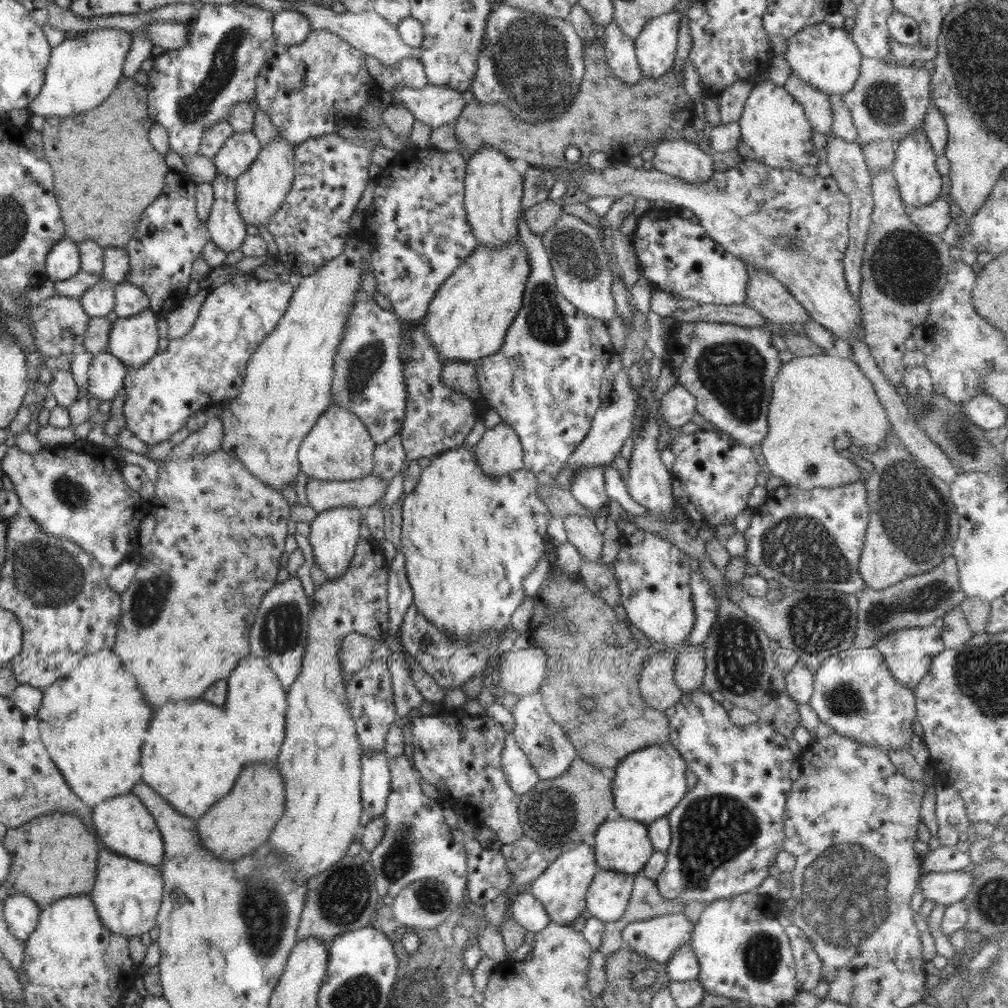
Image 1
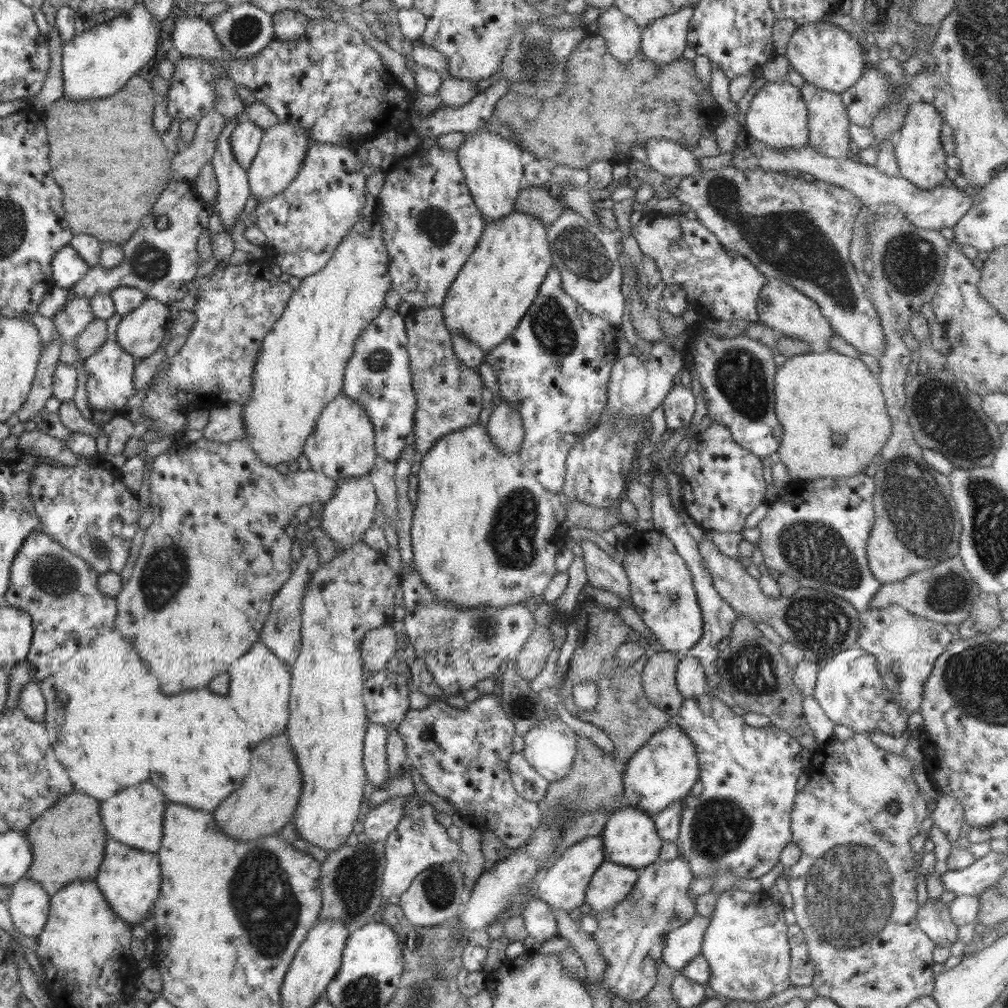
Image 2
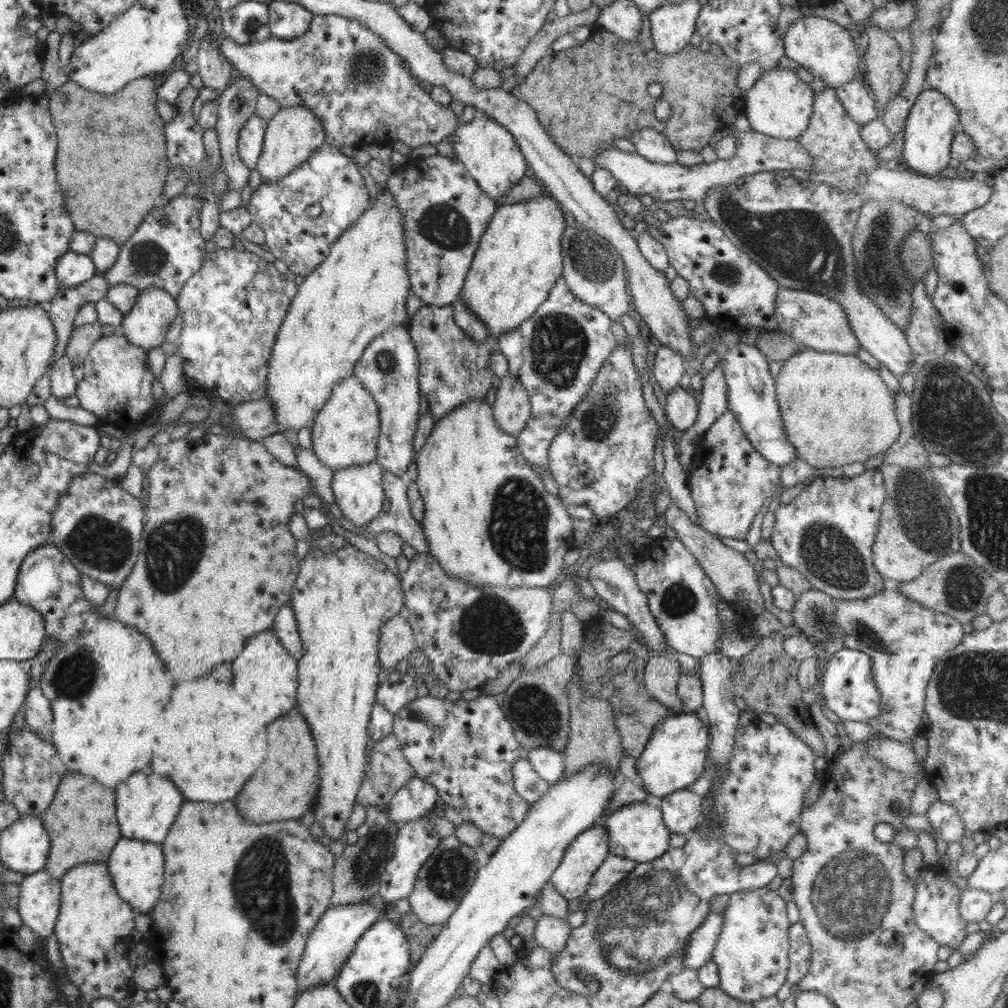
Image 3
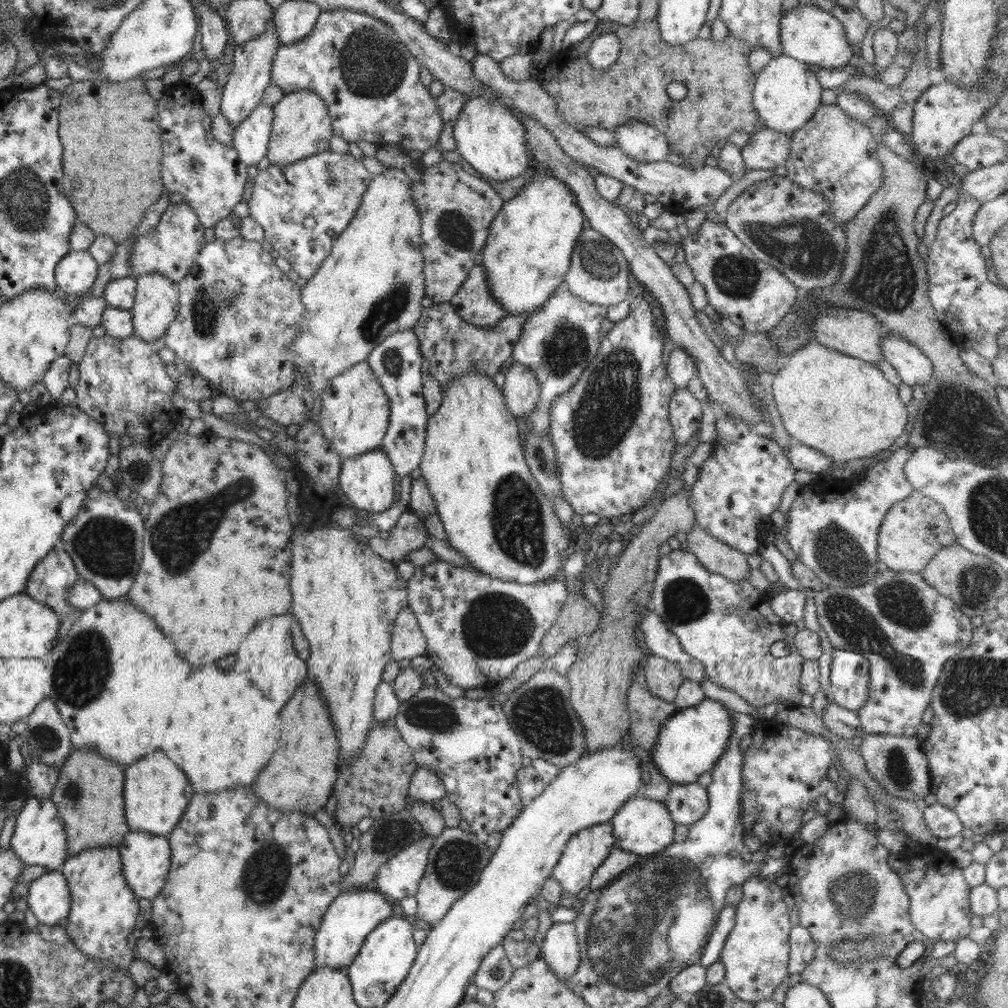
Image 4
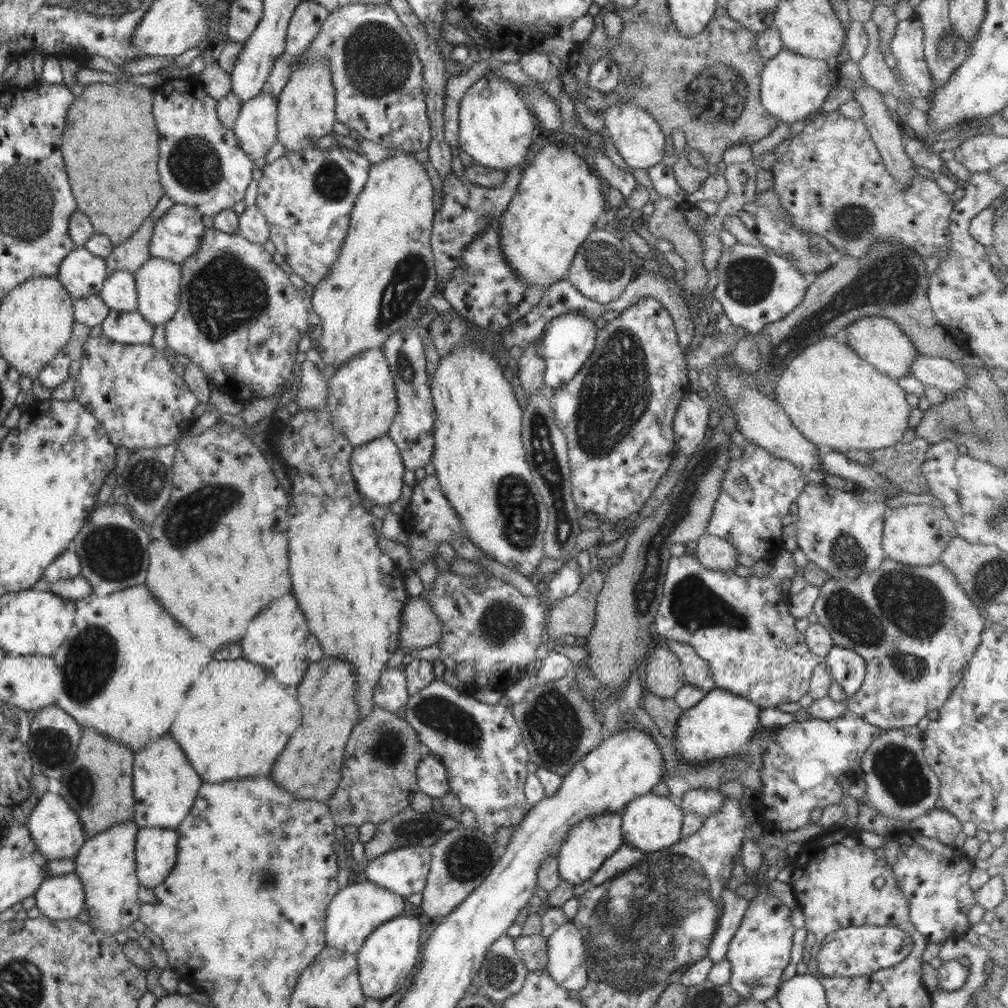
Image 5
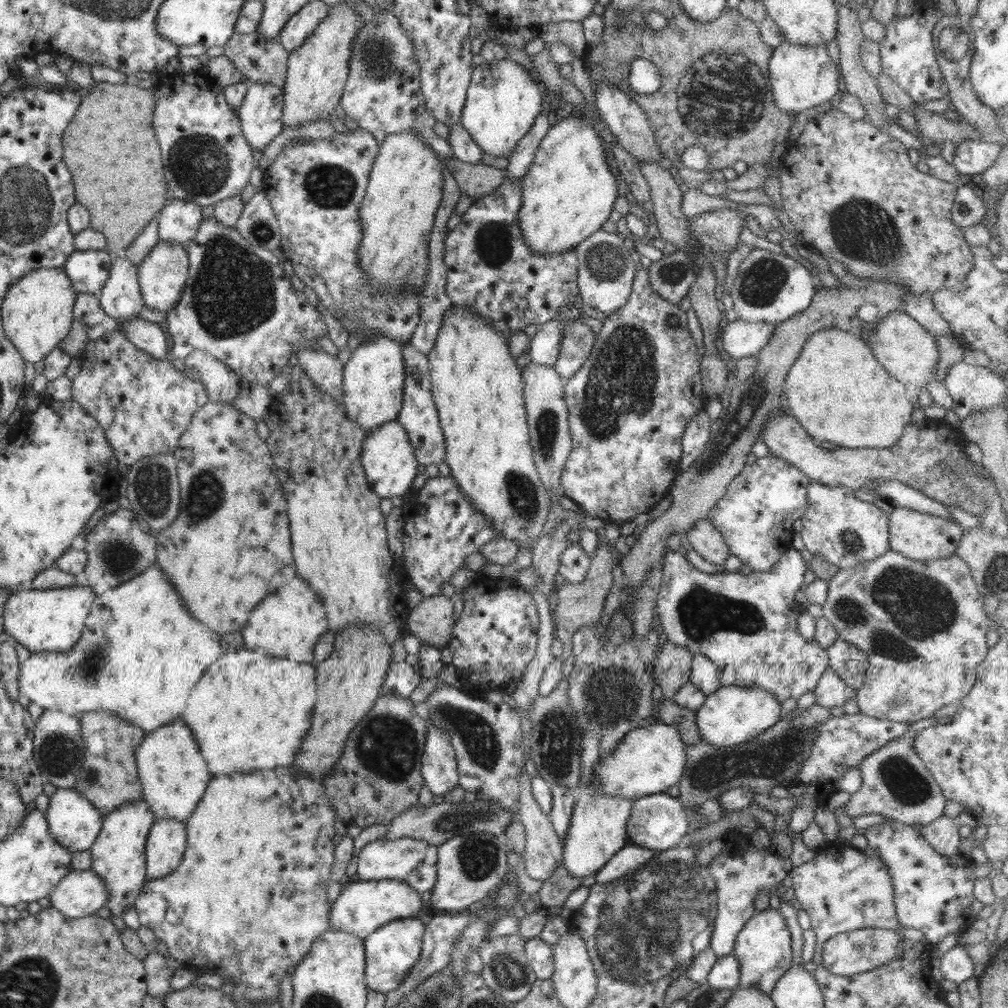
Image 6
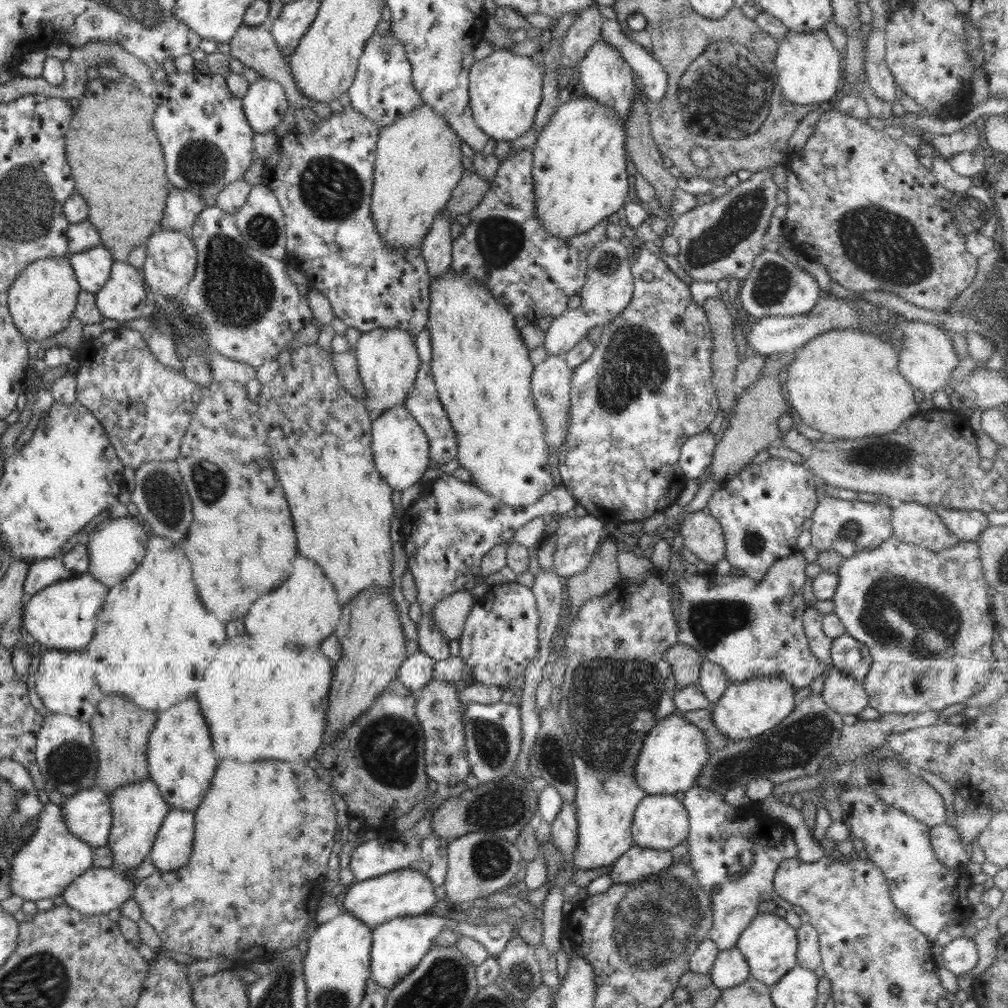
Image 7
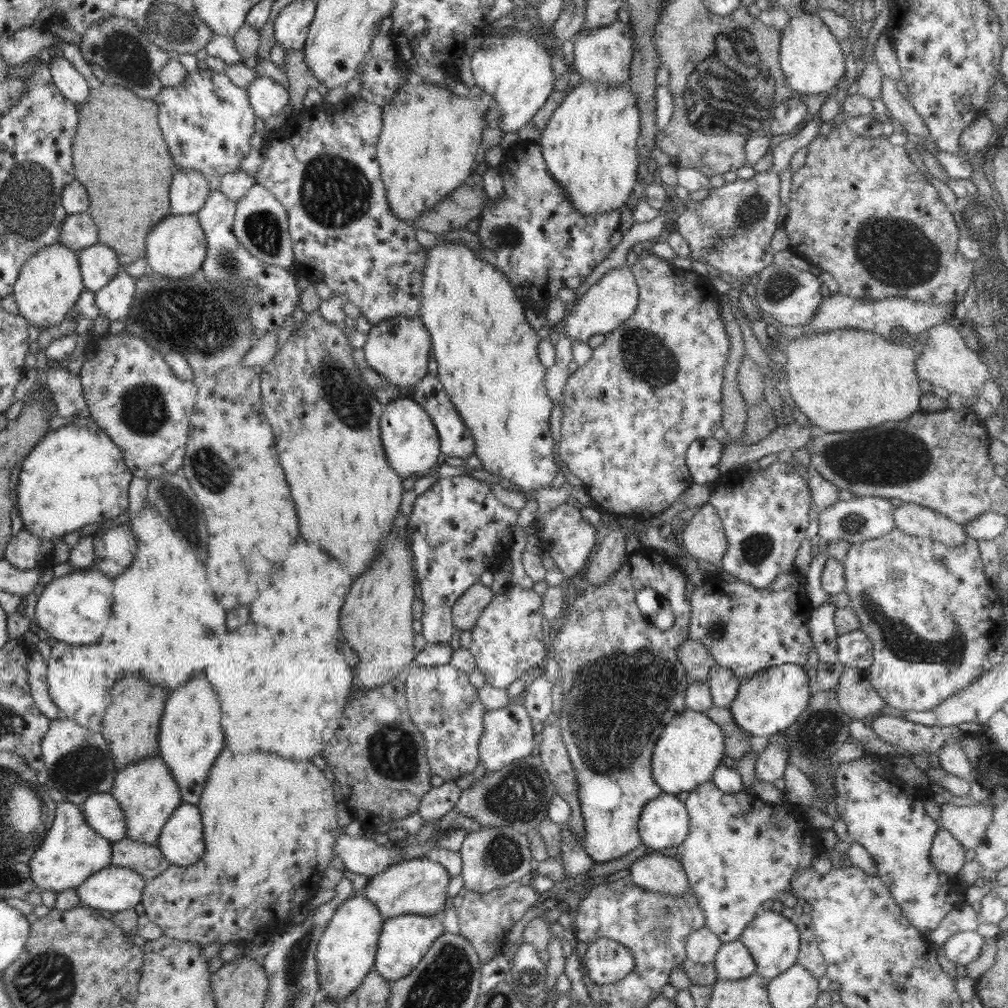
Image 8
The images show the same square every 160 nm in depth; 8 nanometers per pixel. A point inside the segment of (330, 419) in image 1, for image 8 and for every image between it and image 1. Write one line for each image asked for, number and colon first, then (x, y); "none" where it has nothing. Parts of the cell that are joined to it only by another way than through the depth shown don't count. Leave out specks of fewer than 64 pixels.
2: (342, 444)
3: (345, 433)
4: (354, 417)
5: (362, 403)
6: (373, 386)
7: (388, 360)
8: (399, 348)

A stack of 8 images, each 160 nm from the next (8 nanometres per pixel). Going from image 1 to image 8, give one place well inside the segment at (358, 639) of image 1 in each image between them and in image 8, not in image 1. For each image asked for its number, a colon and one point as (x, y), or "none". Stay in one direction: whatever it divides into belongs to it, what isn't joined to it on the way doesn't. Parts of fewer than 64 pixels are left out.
2: (379, 645)
3: (397, 641)
4: (408, 642)
5: (421, 628)
6: (431, 621)
7: (450, 615)
8: (465, 614)

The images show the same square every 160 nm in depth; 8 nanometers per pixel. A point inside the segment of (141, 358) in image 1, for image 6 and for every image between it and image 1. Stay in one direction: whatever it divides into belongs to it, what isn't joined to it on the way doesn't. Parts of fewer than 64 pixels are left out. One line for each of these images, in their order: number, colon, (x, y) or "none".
2: (140, 332)
3: (145, 325)
4: (155, 306)
5: (158, 282)
6: (162, 275)

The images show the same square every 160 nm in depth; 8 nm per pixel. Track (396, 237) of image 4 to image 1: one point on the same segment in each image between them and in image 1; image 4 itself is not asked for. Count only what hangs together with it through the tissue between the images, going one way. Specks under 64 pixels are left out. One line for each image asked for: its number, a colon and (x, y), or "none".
1: (288, 384)
2: (300, 368)
3: (359, 290)

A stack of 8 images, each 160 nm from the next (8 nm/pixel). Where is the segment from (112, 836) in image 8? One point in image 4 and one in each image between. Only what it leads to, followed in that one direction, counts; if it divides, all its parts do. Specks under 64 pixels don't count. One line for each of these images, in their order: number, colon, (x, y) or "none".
4: (39, 839)
5: (58, 832)
6: (74, 822)
7: (87, 814)

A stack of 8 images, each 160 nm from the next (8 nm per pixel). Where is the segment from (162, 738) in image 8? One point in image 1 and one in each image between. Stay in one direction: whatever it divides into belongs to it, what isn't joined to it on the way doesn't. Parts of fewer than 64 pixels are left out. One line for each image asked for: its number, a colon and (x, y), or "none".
1: (123, 824)
2: (134, 817)
3: (146, 804)
4: (156, 792)
5: (165, 785)
6: (174, 776)
7: (180, 761)

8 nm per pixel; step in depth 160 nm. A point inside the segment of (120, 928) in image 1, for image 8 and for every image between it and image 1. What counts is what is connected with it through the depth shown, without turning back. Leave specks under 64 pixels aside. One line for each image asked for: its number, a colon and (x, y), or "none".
2: (130, 879)
3: (137, 867)
4: (145, 857)
5: (156, 849)
6: (166, 842)
7: (172, 847)
8: (181, 841)

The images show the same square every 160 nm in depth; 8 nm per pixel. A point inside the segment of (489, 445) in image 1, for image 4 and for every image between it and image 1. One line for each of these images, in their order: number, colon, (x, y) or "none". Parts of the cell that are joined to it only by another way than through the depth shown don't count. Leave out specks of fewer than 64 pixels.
2: (504, 428)
3: (511, 410)
4: (521, 391)

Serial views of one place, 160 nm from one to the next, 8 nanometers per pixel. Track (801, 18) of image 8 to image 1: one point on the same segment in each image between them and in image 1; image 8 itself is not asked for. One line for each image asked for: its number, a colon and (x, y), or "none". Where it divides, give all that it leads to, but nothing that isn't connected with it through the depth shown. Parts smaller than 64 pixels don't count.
1: (774, 130)
2: (777, 116)
3: (780, 104)
4: (787, 93)
5: (792, 86)
6: (802, 76)
7: (807, 65)

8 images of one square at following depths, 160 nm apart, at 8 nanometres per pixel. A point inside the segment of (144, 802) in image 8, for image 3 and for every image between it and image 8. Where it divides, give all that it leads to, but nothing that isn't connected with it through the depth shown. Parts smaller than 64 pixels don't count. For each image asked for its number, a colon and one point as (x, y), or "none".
3: (93, 926)
4: (103, 912)
5: (106, 865)
6: (118, 854)
7: (138, 809)

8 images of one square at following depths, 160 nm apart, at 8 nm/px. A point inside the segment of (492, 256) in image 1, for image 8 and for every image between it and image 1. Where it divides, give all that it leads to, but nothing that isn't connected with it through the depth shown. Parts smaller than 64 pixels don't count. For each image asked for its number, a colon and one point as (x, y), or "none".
2: (500, 280)
3: (519, 259)
4: (528, 252)
5: (559, 199)
6: (568, 192)
7: (580, 159)
8: (589, 145)

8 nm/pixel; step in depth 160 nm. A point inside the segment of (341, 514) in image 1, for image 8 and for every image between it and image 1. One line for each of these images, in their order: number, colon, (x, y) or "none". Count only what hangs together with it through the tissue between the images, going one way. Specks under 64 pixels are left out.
2: (349, 513)
3: (358, 491)
4: (367, 480)
5: (377, 468)
6: (387, 457)
7: (400, 447)
8: (410, 441)

